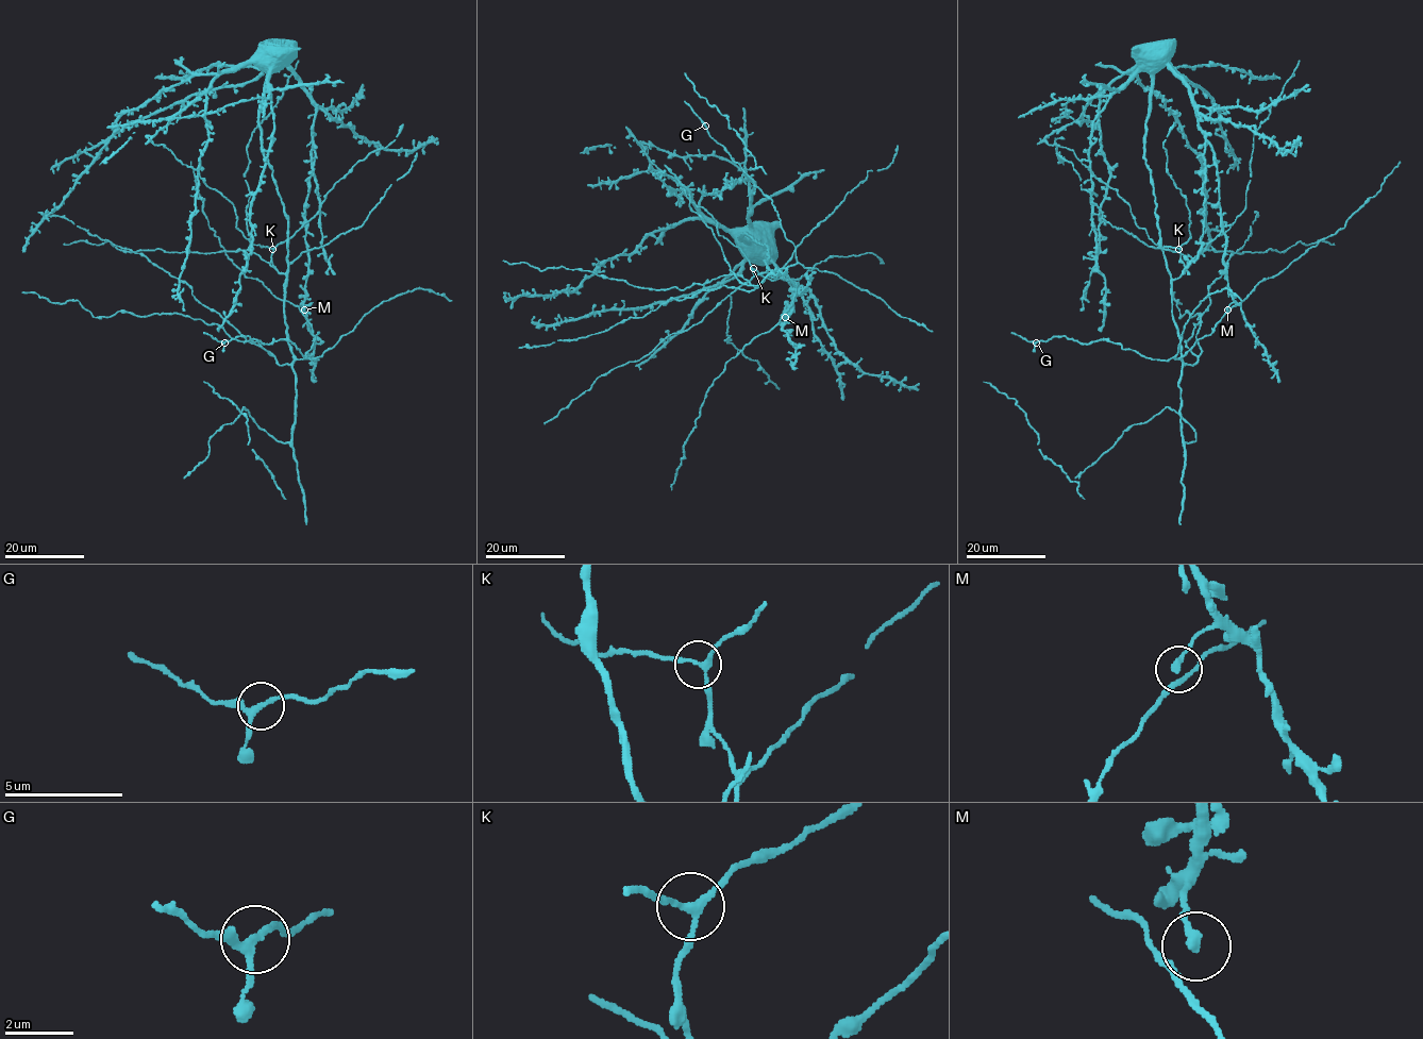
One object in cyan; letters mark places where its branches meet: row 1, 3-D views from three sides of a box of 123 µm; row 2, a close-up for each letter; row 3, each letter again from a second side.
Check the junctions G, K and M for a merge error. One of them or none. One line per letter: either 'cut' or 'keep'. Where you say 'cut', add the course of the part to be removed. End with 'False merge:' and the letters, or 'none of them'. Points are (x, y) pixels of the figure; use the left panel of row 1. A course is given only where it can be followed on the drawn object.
G: keep
K: keep
M: keep
False merge: none of them

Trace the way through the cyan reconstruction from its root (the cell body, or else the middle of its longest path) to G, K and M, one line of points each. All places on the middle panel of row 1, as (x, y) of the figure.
G: (751, 236), (743, 237), (746, 247), (739, 237), (768, 247), (769, 270), (797, 263), (772, 201), (705, 127)
K: (751, 236), (743, 237), (746, 247), (739, 237), (767, 246), (769, 257), (765, 272), (753, 268)
M: (751, 236), (758, 233), (765, 255), (797, 286), (785, 322), (785, 317)

